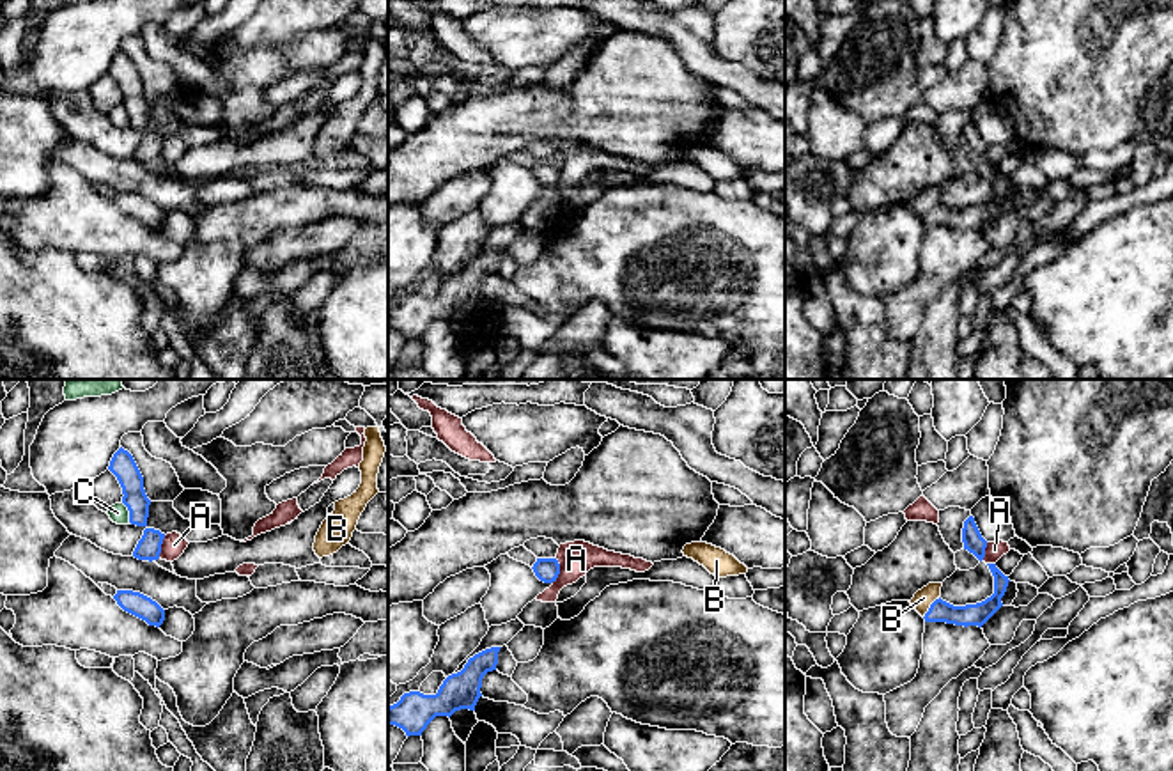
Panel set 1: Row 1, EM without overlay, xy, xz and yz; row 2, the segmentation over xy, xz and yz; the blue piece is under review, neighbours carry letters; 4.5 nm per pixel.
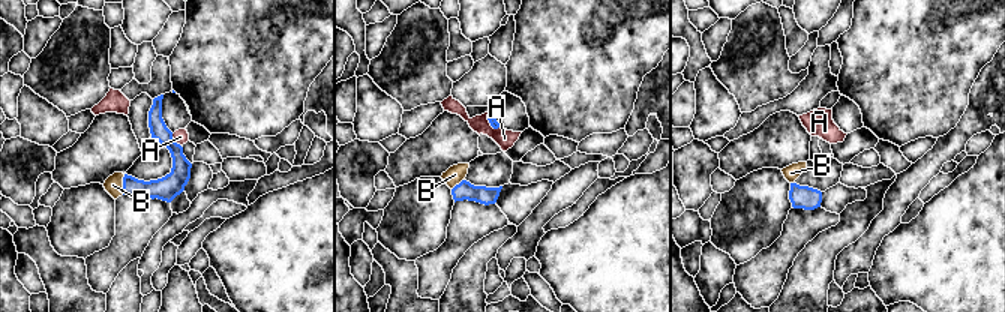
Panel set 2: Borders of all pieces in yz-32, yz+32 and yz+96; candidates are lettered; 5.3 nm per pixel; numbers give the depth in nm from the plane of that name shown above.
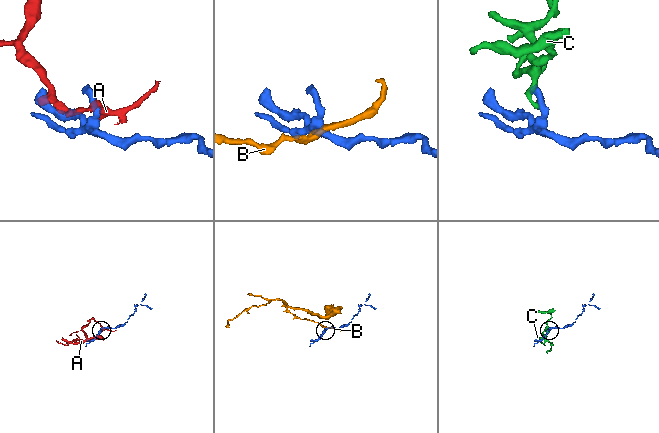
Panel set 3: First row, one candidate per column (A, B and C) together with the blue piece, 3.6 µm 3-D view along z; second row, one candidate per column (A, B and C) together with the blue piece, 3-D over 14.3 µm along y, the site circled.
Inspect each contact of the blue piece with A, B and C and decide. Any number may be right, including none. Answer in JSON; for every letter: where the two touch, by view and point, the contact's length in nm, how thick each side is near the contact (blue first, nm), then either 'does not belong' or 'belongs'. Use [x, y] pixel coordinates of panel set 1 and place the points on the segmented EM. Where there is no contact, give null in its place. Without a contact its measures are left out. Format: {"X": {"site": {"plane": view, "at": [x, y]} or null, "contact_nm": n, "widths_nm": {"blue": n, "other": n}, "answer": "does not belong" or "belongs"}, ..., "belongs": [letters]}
{"A": {"site": {"plane": "xz", "at": [559, 569]}, "contact_nm": 120, "widths_nm": {"blue": 110, "other": 160}, "answer": "does not belong"}, "B": {"site": {"plane": "yz", "at": [931, 607]}, "contact_nm": 120, "widths_nm": {"blue": 100, "other": 90}, "answer": "does not belong"}, "C": {"site": {"plane": "xy", "at": [130, 513]}, "contact_nm": 100, "widths_nm": {"blue": 120, "other": 90}, "answer": "does not belong"}, "belongs": []}

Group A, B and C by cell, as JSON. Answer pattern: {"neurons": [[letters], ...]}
{"neurons": [["A"], ["B"], ["C"]]}

